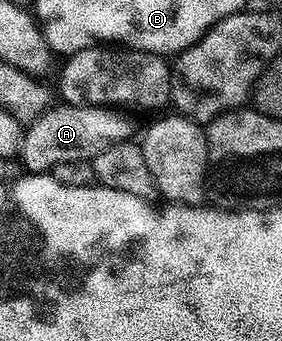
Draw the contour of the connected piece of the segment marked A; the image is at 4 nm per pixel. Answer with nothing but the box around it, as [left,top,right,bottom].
[18,102,129,174]

